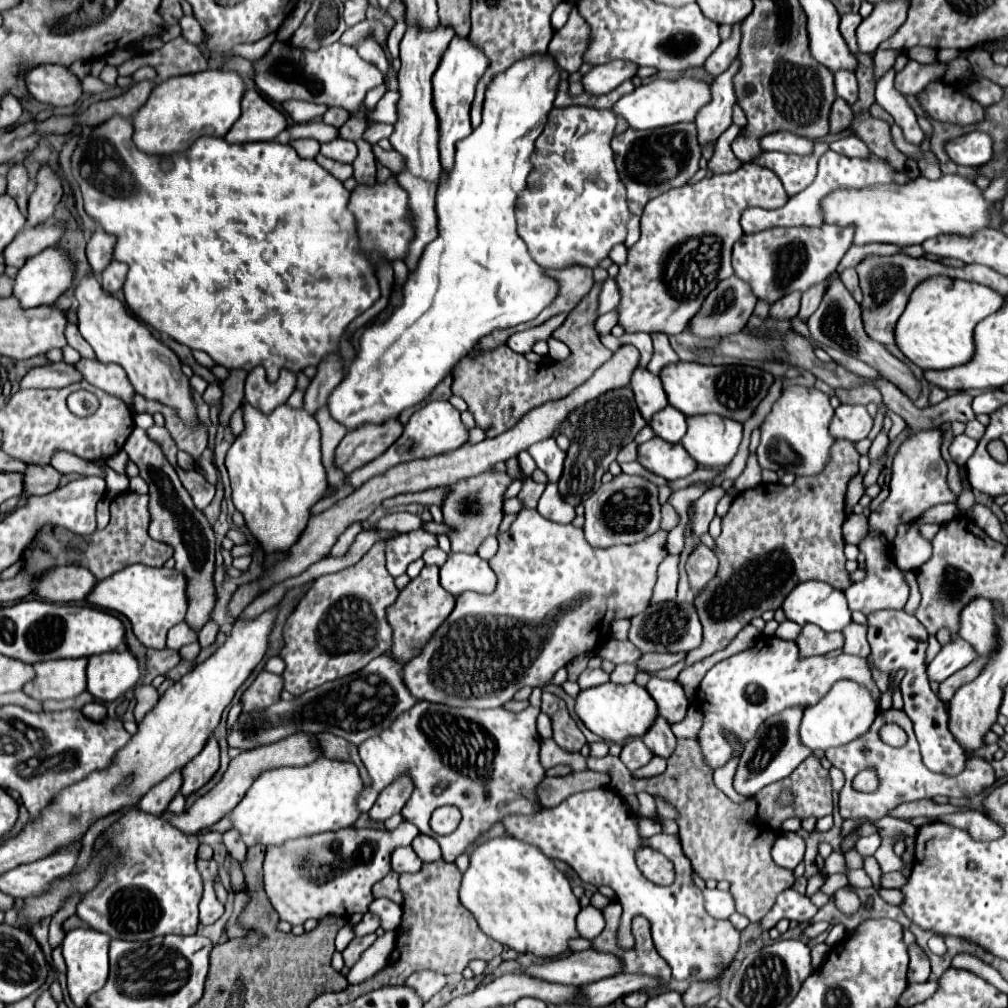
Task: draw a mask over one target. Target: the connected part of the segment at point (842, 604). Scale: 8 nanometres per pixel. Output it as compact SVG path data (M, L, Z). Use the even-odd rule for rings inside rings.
M821 581L799 583L785 599L783 611L789 621L799 625L815 623L827 633L843 631L851 623L845 593Z

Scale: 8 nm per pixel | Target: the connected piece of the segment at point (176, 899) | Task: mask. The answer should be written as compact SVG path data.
M137 807L105 833L109 833L113 849L127 853L127 857L119 867L111 865L99 885L79 901L77 917L89 927L125 941L147 941L169 933L193 935L199 925L197 905L203 895L203 881L195 865L197 837L187 837Z

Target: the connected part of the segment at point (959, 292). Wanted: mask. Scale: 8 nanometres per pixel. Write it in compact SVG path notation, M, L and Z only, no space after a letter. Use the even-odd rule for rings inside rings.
M929 277L911 293L905 313L895 327L899 349L921 369L951 369L965 365L975 355L975 327L985 317L1005 305L1005 297L997 291L969 281L953 281L947 277Z

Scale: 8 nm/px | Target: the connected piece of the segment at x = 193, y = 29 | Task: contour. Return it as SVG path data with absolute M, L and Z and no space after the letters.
M183 17L183 19L179 21L179 25L181 25L181 29L183 29L183 37L185 37L185 39L189 39L191 43L197 43L199 47L205 45L205 33L201 31L199 23L197 23L193 17Z

